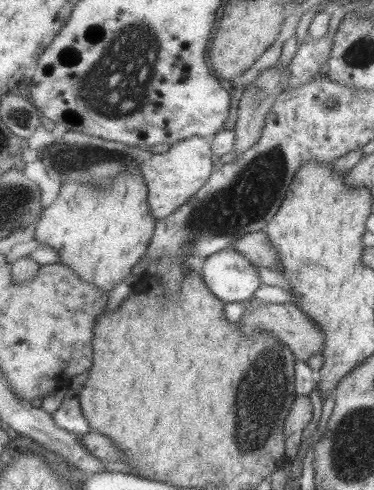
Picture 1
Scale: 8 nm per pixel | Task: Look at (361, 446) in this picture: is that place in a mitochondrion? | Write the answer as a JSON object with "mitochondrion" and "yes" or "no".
{"mitochondrion":"yes"}

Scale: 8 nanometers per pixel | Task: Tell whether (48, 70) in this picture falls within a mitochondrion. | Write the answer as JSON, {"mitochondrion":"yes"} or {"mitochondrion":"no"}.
{"mitochondrion":"no"}

